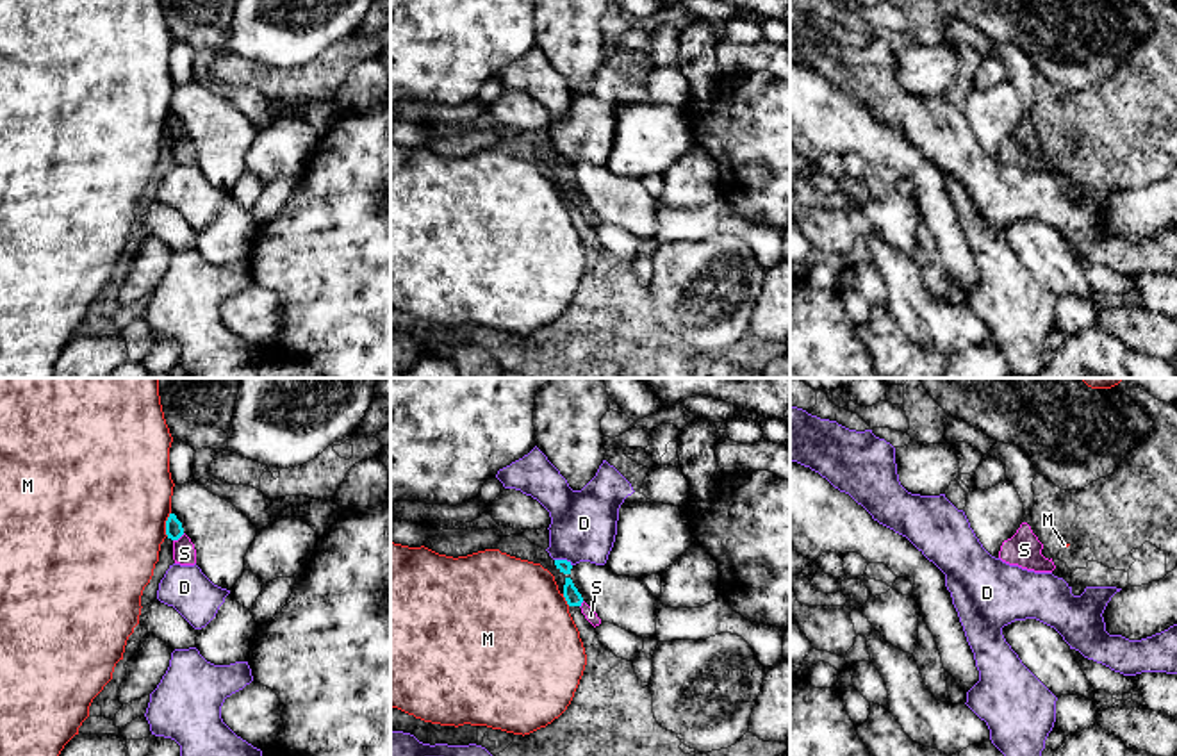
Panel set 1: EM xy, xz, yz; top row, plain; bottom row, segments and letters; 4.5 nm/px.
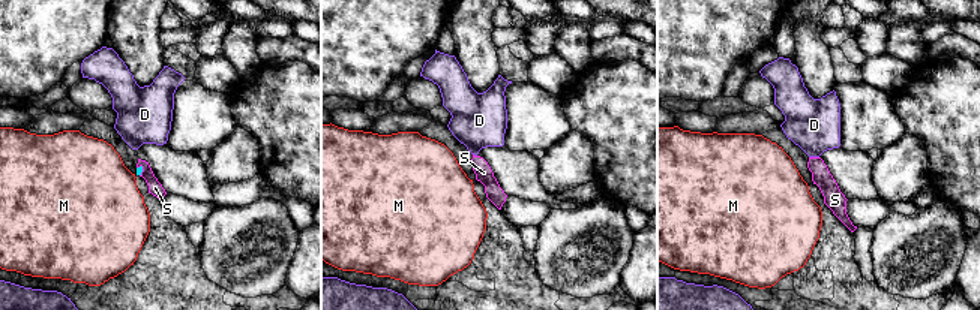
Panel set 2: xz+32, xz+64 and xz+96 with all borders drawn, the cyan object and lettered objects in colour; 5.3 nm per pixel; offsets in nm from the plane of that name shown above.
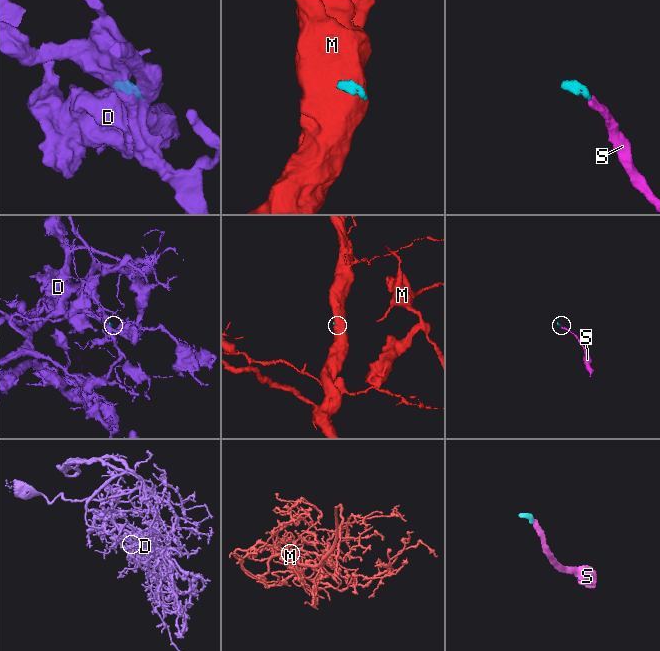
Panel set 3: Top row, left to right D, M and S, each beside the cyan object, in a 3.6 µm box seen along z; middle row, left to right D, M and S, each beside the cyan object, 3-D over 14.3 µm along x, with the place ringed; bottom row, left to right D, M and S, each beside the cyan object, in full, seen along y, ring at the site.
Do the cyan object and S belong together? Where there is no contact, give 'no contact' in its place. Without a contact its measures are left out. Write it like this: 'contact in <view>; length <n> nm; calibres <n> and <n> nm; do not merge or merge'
contact in xy; length 70 nm; calibres 80 and 110 nm; merge

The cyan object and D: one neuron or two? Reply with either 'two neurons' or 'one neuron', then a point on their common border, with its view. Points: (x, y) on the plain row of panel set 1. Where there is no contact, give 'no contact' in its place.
two neurons | xz (564, 161)

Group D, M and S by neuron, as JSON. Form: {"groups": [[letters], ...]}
{"groups": [["D"], ["M"], ["S"]]}

